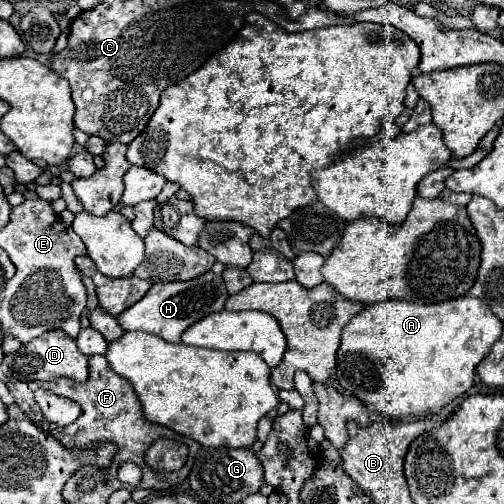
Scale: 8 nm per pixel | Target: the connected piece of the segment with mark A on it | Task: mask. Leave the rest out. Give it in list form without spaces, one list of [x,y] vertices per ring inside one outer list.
[[[470,294],[436,304],[416,304],[412,300],[388,298],[366,306],[344,326],[336,376],[348,394],[358,396],[364,404],[374,404],[376,410],[386,412],[390,418],[418,416],[428,410],[440,410],[462,396],[474,384],[476,366],[488,356],[492,344],[500,336],[502,320],[494,316],[480,298]]]

